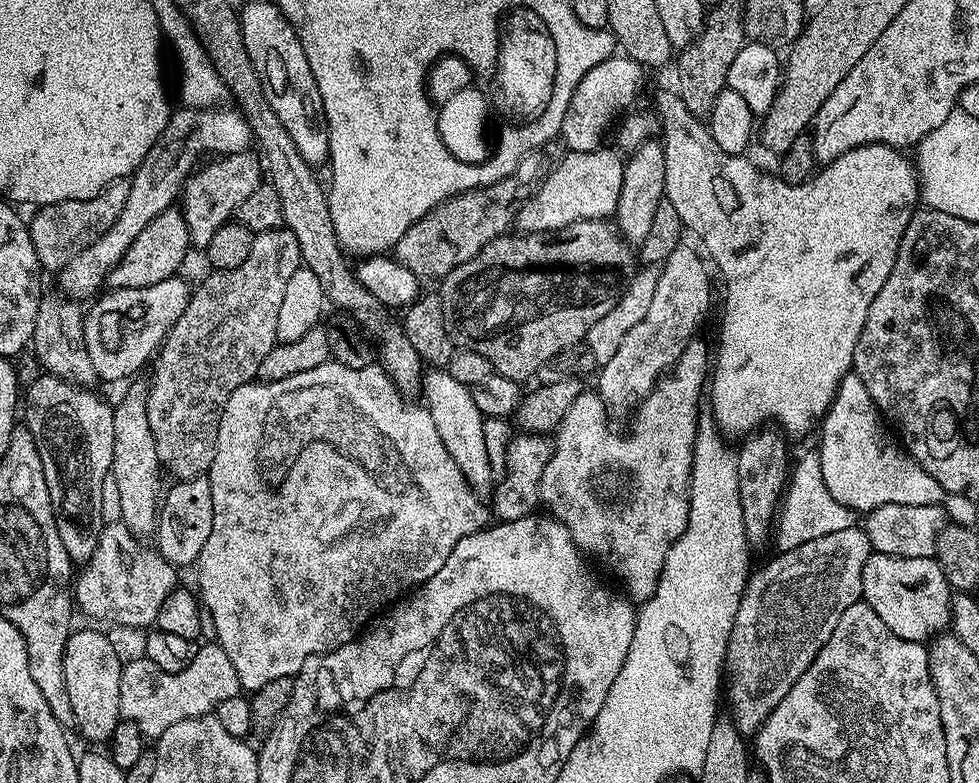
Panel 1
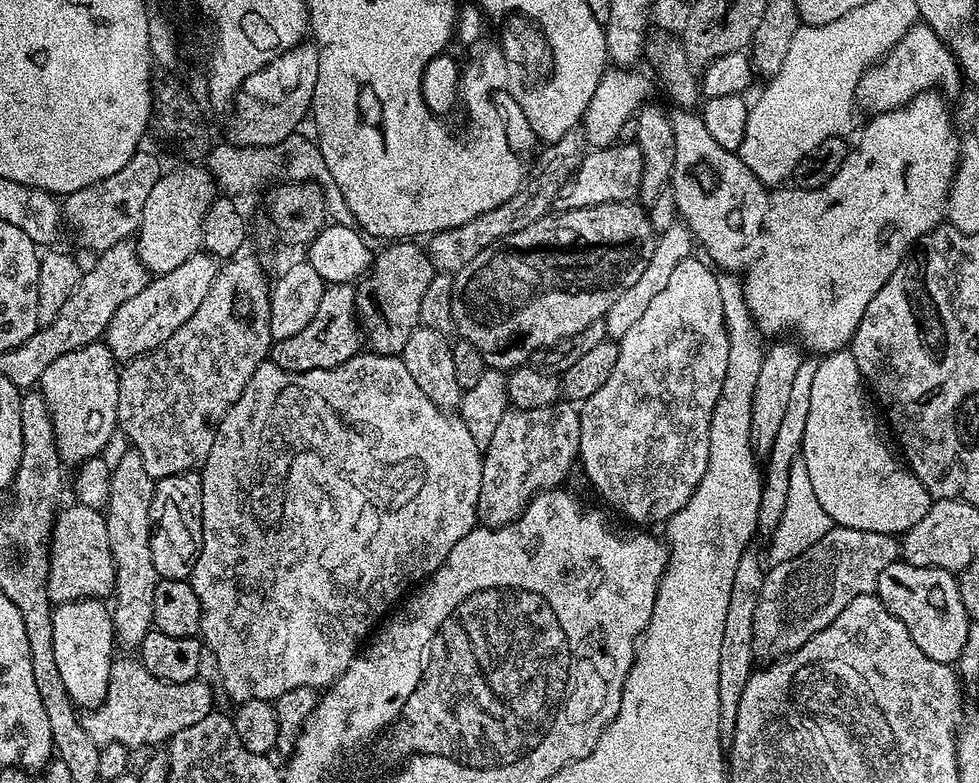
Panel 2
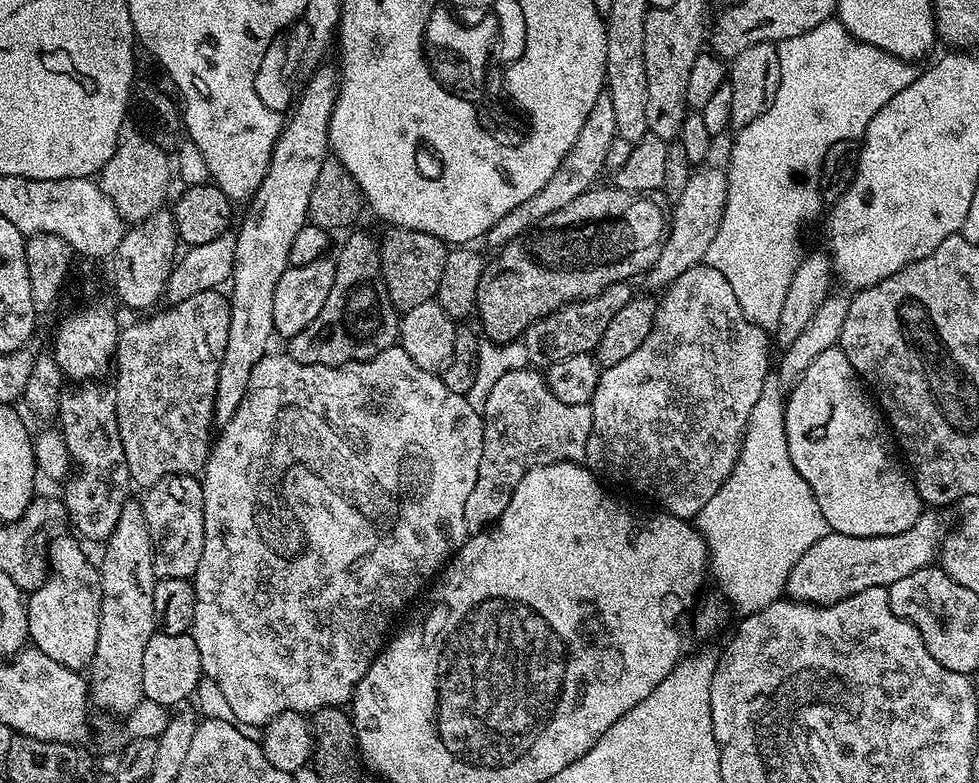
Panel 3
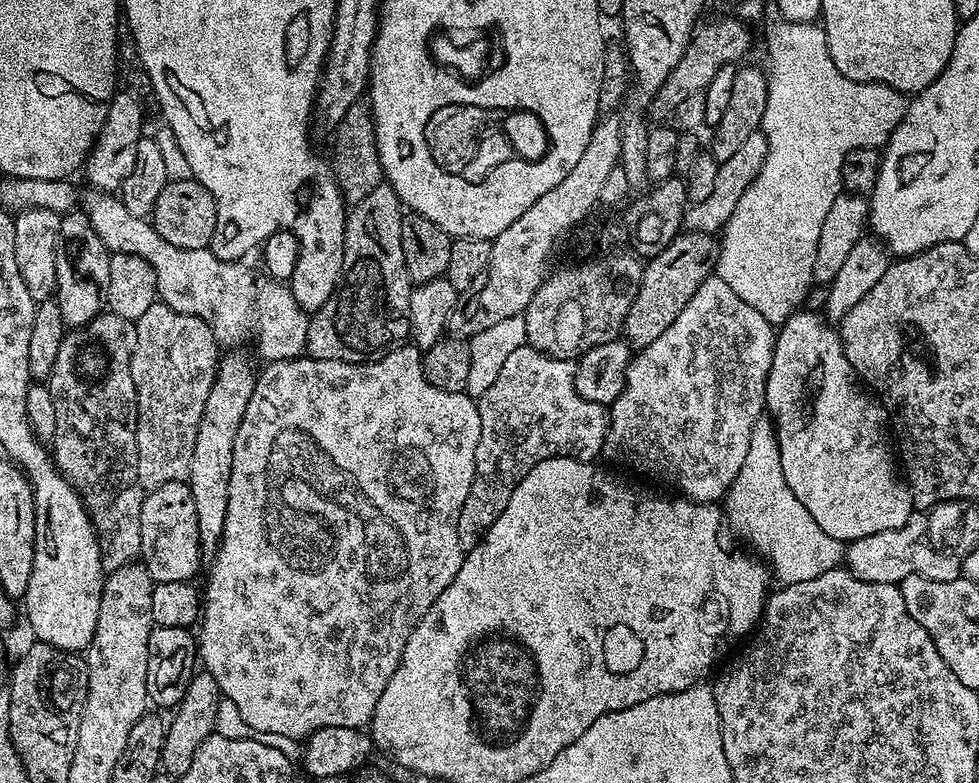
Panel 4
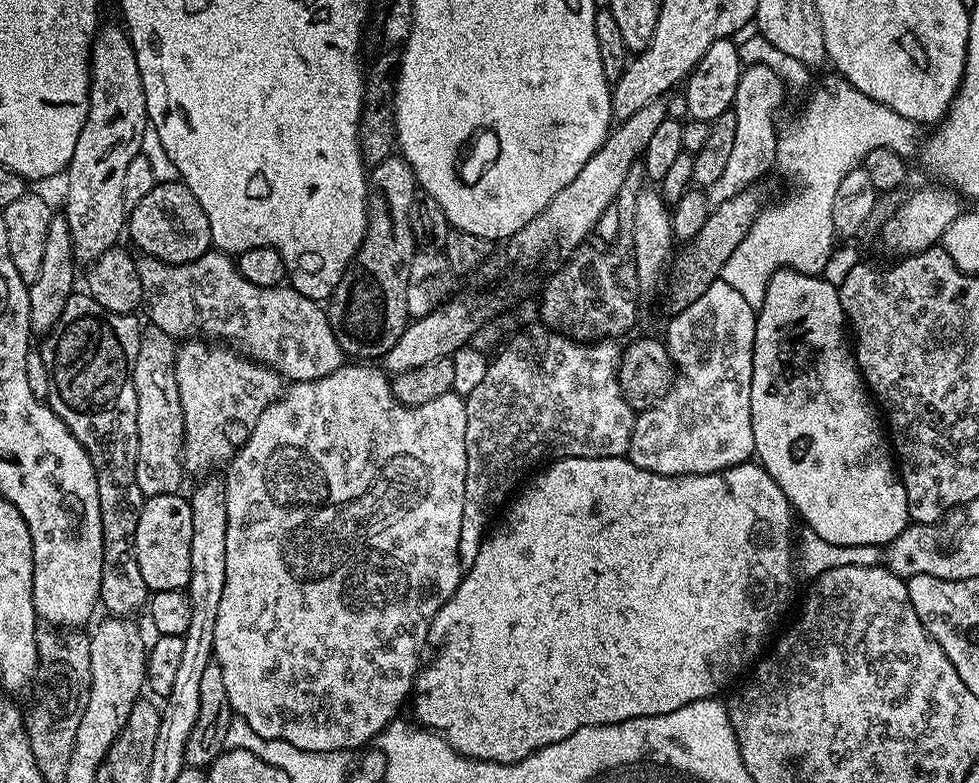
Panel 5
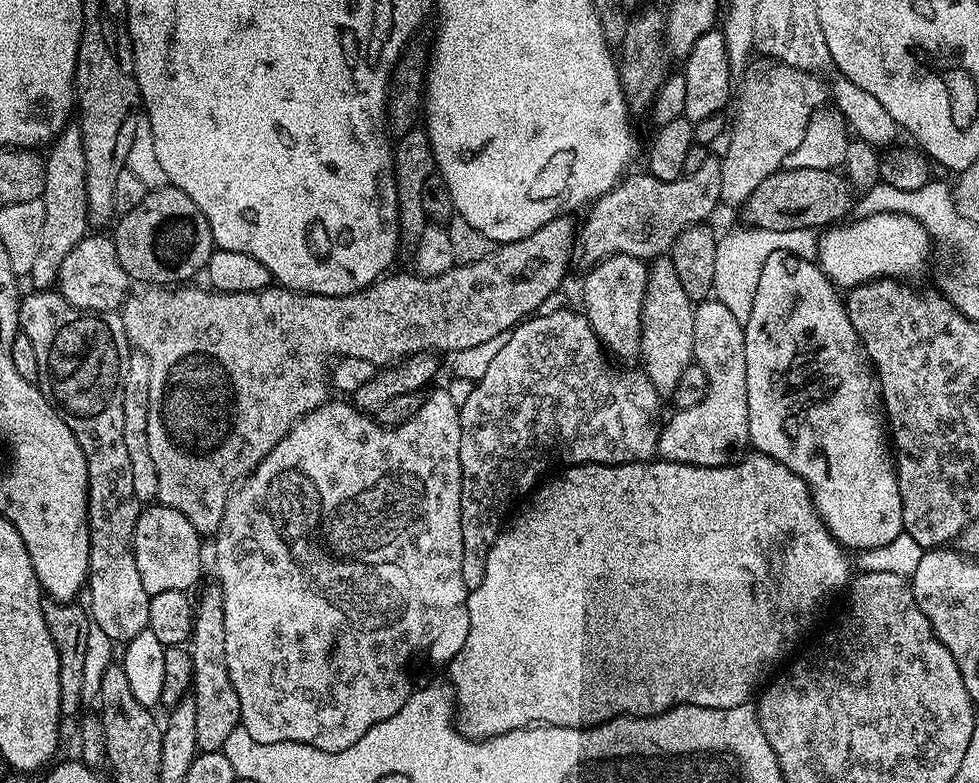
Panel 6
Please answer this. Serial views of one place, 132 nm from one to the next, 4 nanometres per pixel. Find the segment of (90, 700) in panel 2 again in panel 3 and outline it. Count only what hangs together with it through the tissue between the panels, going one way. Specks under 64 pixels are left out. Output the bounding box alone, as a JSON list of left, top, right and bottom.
[27,535,102,670]

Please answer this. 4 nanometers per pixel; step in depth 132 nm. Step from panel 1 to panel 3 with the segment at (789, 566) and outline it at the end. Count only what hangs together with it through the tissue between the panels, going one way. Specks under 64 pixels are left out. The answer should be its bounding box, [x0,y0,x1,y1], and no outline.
[786,514,941,604]

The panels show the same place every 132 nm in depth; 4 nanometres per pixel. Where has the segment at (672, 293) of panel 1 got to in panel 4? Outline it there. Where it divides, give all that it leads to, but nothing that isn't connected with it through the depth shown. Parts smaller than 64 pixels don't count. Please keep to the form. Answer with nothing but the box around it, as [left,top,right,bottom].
[603,274,774,504]

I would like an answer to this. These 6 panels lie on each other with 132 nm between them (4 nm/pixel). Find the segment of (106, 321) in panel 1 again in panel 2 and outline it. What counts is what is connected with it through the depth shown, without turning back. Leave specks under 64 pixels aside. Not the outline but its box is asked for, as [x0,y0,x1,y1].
[106,251,217,362]

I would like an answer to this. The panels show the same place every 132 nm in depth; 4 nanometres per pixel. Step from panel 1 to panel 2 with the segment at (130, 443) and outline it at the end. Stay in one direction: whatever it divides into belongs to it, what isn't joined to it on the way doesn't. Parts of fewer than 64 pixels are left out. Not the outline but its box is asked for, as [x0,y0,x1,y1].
[104,450,157,650]

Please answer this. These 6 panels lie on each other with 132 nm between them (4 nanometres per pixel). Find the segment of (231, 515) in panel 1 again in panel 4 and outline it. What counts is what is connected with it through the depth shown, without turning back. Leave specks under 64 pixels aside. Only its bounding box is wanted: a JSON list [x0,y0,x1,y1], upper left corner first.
[198,342,482,742]

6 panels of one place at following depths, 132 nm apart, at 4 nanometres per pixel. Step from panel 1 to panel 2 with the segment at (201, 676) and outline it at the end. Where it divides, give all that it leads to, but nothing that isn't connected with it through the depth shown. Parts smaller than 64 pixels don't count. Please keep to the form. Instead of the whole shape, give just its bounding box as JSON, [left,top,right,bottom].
[83,654,214,750]

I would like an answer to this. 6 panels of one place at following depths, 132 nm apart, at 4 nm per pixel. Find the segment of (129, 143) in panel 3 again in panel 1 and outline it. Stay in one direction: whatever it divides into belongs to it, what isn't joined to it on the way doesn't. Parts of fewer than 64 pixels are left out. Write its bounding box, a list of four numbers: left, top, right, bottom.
[28,179,131,273]

